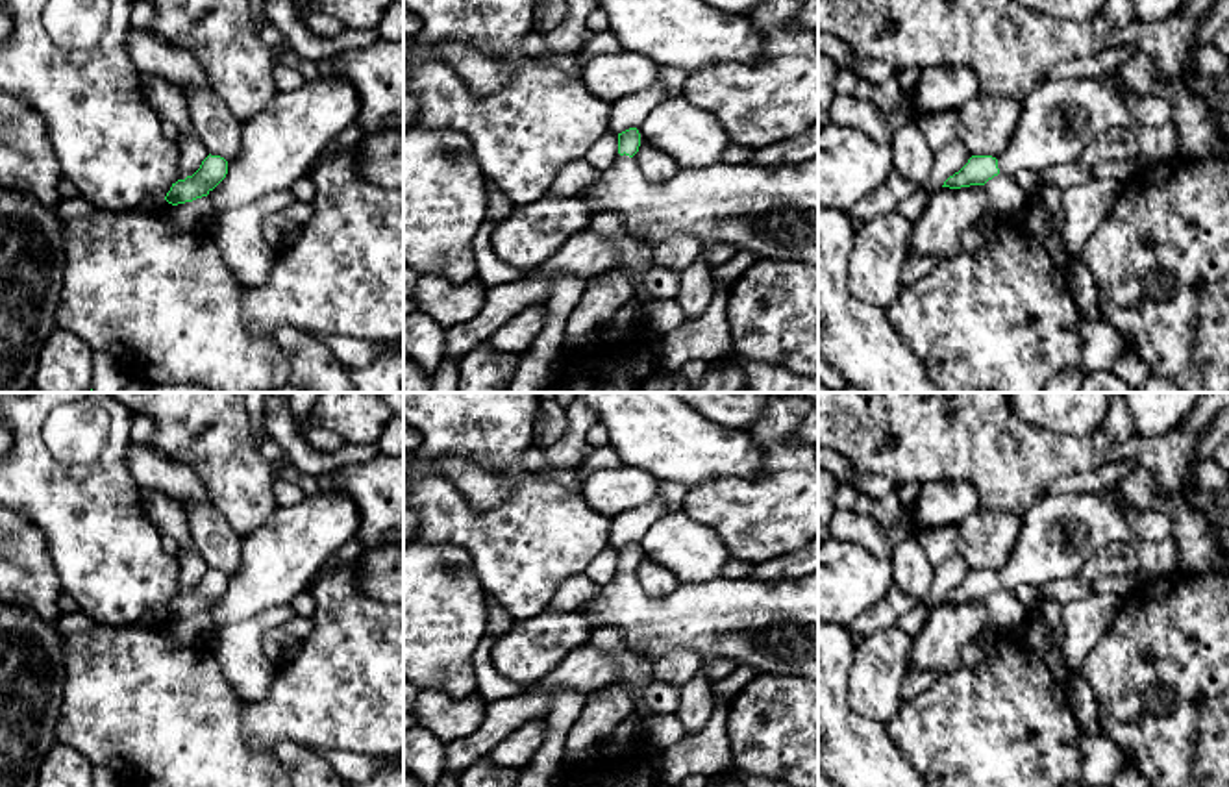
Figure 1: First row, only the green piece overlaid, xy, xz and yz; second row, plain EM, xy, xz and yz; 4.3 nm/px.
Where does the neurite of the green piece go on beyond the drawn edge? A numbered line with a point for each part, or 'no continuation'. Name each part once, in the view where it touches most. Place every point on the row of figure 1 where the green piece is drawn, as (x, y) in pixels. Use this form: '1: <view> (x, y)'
1: xz (772, 212)

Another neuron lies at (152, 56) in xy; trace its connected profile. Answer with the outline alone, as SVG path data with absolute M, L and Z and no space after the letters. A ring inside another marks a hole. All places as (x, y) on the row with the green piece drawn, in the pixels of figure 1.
M131 28L128 52L141 74L159 78L181 94L209 91L213 85L189 50L167 43L154 31Z

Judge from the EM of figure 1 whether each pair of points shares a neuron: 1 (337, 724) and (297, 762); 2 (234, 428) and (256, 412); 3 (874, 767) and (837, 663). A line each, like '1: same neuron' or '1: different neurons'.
1: different neurons
2: different neurons
3: same neuron

